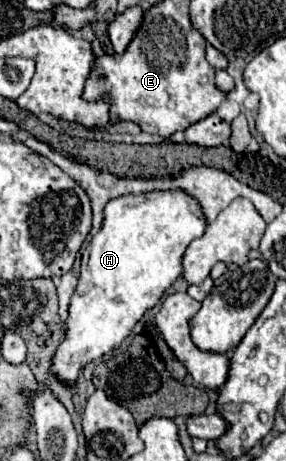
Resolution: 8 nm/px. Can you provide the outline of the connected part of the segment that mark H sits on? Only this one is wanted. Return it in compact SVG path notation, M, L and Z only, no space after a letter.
M180 188L152 190L152 192L144 192L144 194L124 194L124 196L118 196L118 198L110 200L110 202L106 204L106 208L104 208L104 222L102 222L100 232L92 238L90 246L88 246L86 252L84 252L86 258L82 258L80 282L78 282L78 288L76 288L76 292L74 292L74 296L72 296L72 302L70 302L70 316L68 316L68 326L66 326L66 338L64 338L60 350L56 352L54 360L52 360L52 372L54 372L60 380L72 384L72 382L76 382L76 378L78 378L78 370L80 370L82 366L86 366L86 364L92 362L94 358L104 356L104 354L112 352L114 348L118 348L118 346L128 338L128 334L132 332L132 328L136 326L136 322L144 316L144 312L150 310L152 306L156 306L156 302L162 298L162 294L164 294L164 292L172 286L172 282L182 274L182 270L184 270L184 268L182 268L182 258L184 258L186 248L190 246L192 240L202 238L204 232L206 232L206 218L204 218L204 212L202 212L200 204L196 202L194 196L188 196L188 194L186 194L184 190L180 190Z

